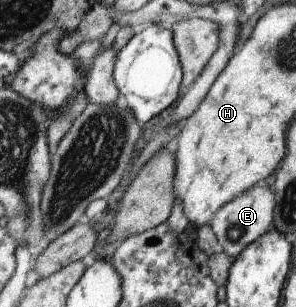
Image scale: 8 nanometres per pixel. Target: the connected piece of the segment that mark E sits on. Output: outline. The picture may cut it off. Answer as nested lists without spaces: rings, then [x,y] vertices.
[[[264,182],[259,183],[259,185],[253,184],[253,187],[248,187],[245,192],[239,193],[238,196],[232,197],[223,205],[220,205],[208,221],[211,231],[215,234],[217,248],[225,252],[233,261],[234,257],[248,243],[273,227],[274,207],[274,193],[272,188]]]

